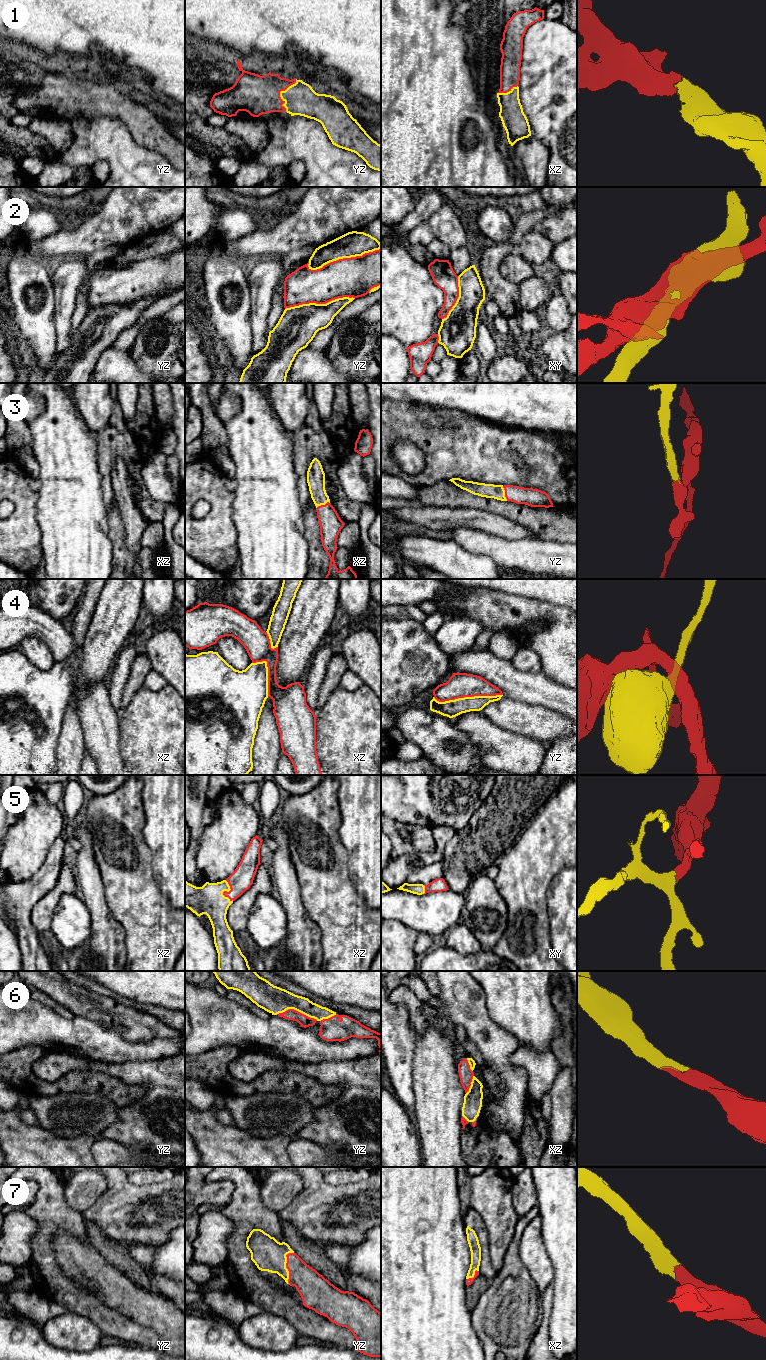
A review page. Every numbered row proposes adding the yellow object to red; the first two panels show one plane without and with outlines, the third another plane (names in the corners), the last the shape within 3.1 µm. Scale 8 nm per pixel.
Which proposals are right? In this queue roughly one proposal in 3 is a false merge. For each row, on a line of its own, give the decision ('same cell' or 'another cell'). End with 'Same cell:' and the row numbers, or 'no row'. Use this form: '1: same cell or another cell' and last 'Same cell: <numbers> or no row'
1: same cell
2: another cell
3: same cell
4: another cell
5: same cell
6: same cell
7: same cell
Same cell: 1, 3, 5, 6, 7

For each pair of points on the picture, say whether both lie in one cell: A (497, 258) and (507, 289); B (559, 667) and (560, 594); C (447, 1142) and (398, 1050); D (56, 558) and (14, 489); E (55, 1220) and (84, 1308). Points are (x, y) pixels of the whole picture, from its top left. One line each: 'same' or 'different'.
A: same
B: different
C: different
D: different
E: same

